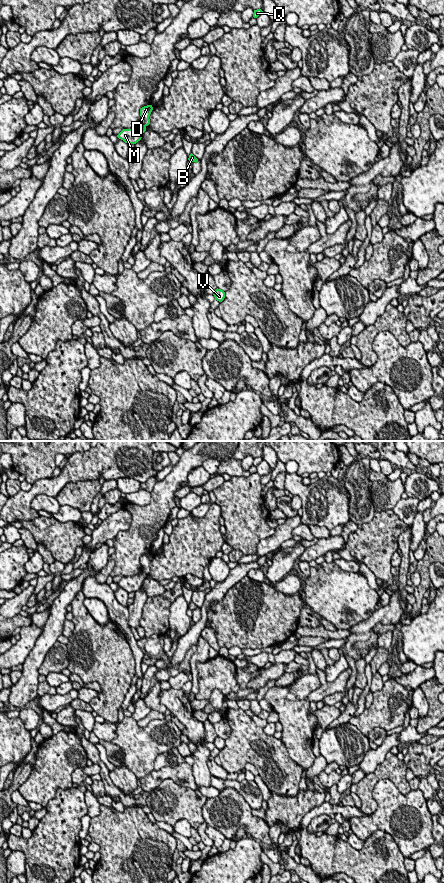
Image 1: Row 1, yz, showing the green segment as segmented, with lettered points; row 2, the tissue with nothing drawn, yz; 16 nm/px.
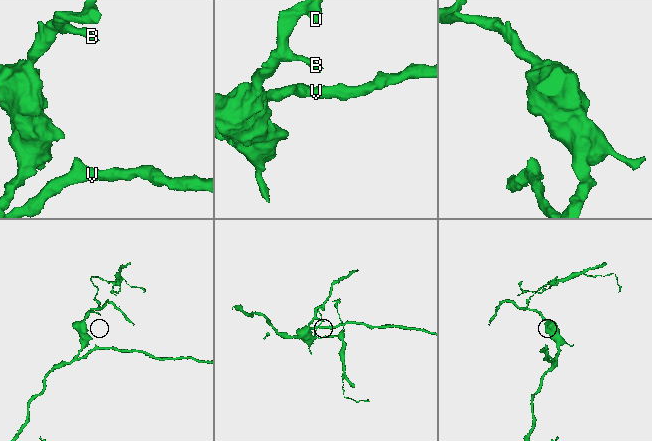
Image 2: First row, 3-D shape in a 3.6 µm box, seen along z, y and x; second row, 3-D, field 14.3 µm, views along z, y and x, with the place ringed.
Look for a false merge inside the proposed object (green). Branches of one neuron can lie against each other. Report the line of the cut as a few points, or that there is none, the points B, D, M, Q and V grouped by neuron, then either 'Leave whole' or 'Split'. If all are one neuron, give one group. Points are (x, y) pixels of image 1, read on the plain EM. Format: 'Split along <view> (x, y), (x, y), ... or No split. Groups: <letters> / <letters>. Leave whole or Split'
Split along yz (142, 569), (146, 573). Groups: B M V / D Q. Split

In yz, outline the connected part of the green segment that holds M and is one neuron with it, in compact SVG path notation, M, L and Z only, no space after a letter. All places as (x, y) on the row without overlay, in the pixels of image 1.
M141 570L137 575L131 577L123 577L117 585L128 593L136 592L141 588L143 581L146 579L146 573Z

